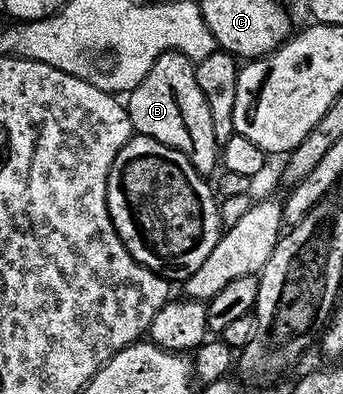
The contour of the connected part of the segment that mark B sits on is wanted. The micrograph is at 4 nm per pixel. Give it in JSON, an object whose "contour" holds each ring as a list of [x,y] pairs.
{"contour":[[[178,51],[162,54],[162,58],[150,66],[150,74],[138,82],[134,91],[127,93],[126,107],[132,127],[139,135],[171,144],[178,151],[188,146],[184,144],[204,144],[204,164],[199,165],[201,175],[211,177],[211,172],[218,168],[214,122],[210,122],[210,106],[196,81],[196,65],[191,58]]]}

